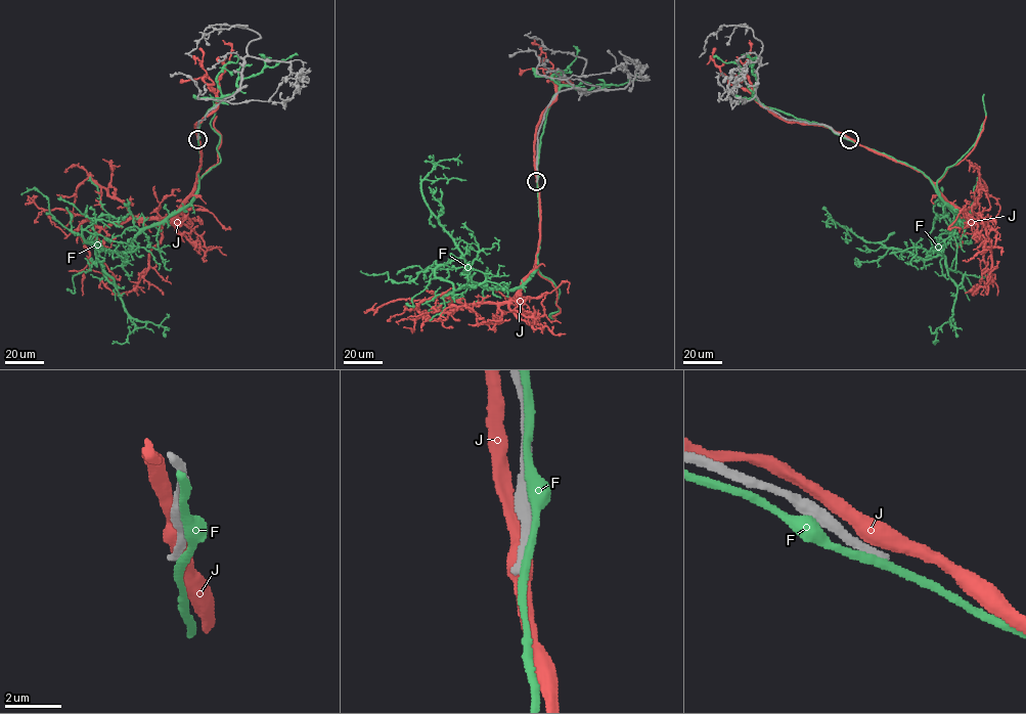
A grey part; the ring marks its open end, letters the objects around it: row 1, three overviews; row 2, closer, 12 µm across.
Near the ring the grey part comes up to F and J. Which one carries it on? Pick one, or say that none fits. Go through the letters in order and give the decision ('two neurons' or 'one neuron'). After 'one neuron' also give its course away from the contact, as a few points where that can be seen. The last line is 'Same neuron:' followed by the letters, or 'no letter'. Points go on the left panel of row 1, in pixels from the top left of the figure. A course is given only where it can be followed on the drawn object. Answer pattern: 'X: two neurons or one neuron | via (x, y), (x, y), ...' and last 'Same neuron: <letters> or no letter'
F: two neurons
J: two neurons
Same neuron: no letter

